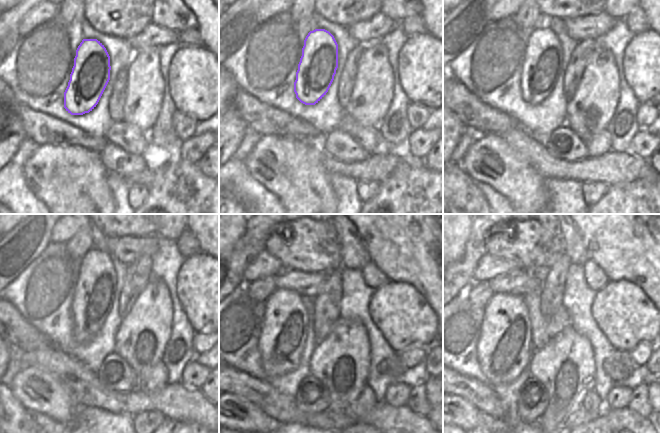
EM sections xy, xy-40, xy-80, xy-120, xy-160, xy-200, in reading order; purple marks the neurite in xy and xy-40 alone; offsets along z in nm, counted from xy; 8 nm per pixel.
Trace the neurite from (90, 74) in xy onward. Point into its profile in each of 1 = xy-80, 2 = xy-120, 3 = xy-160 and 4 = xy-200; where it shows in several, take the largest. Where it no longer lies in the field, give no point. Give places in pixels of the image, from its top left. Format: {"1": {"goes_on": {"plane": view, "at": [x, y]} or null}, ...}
{"1": {"goes_on": {"plane": "xy-80", "at": [543, 63]}}, "2": {"goes_on": {"plane": "xy-120", "at": [94, 292]}}, "3": {"goes_on": {"plane": "xy-160", "at": [284, 330]}}, "4": {"goes_on": {"plane": "xy-200", "at": [504, 349]}}}

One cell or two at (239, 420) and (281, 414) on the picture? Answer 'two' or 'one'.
two

